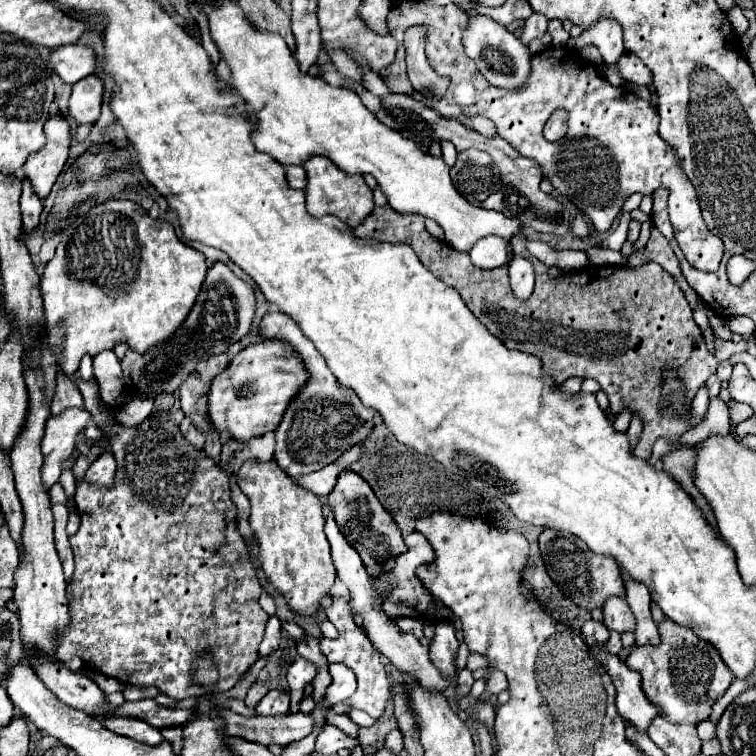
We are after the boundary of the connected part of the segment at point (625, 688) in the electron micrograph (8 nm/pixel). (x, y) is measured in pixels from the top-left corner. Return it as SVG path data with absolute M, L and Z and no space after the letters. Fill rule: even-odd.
M599 649L599 655L603 655L603 663L607 667L607 673L613 679L613 685L617 689L617 709L619 715L639 729L641 733L647 733L651 721L659 715L657 707L651 705L641 689L641 677L637 671L631 671L625 663L619 661L617 655L609 655L605 649Z

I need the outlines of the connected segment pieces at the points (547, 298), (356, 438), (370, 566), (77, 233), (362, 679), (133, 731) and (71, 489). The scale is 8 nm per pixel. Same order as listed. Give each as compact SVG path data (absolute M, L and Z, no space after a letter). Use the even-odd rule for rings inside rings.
M385 205L375 207L353 233L361 239L411 245L427 269L459 291L469 311L491 335L507 349L539 357L555 383L563 383L569 377L591 377L599 381L615 415L623 409L631 409L633 415L643 421L643 435L635 447L637 457L649 459L649 449L657 437L677 439L687 431L685 421L675 417L671 409L663 411L661 375L669 369L677 369L679 379L685 383L685 395L691 401L709 375L717 371L719 361L711 355L709 365L709 351L693 321L693 311L683 291L661 265L645 263L639 269L623 265L589 265L585 267L587 271L565 273L559 279L549 279L549 275L543 273L543 281L539 279L533 297L529 301L519 301L509 287L507 265L479 269L471 263L469 253L455 251L445 241L441 241L439 247L439 241L425 231L423 223L425 219L419 215L403 217Z
M267 313L261 321L261 331L265 339L283 339L299 355L303 357L309 381L303 387L303 391L291 401L287 407L281 425L277 427L277 449L275 449L275 461L287 471L291 477L301 477L313 471L323 469L325 465L333 463L343 451L349 447L363 443L373 427L373 409L367 409L359 397L355 397L353 389L341 387L335 375L329 371L327 363L311 345L311 341L301 333L301 329L283 313Z
M343 471L337 479L333 493L329 495L329 501L331 501L331 511L335 513L335 519L337 519L339 527L343 529L343 535L359 551L371 579L375 579L383 573L389 573L395 567L395 559L407 551L407 545L401 537L397 523L383 509L383 505L375 497L373 489L369 487L369 483L365 483L357 473Z
M113 199L113 201L105 201L105 203L91 207L83 215L77 215L71 221L71 225L61 233L61 241L57 245L55 257L47 263L43 279L41 279L41 295L43 295L43 307L45 307L45 319L47 319L47 343L53 351L59 351L59 357L61 357L59 367L63 369L63 373L73 375L79 369L79 361L85 353L95 357L97 353L101 353L105 349L113 349L117 343L127 343L133 351L145 353L151 345L157 345L159 341L165 341L167 337L171 337L171 333L175 333L175 329L179 329L179 325L183 323L183 317L187 317L187 311L191 311L191 305L195 303L195 297L201 291L201 283L205 281L205 273L207 273L207 263L205 263L203 253L183 245L179 241L179 237L175 235L175 229L169 221L151 219L147 215L147 211L133 201L115 201Z
M333 597L333 603L331 607L327 609L327 619L337 627L339 631L339 637L337 639L321 639L321 645L323 645L323 653L327 657L329 663L343 663L347 665L349 669L353 669L355 677L357 677L357 691L353 697L341 701L333 706L333 709L337 713L349 713L349 709L361 709L365 713L369 713L373 719L379 719L385 711L385 705L391 697L391 689L389 689L389 681L387 681L387 673L385 673L385 667L383 667L383 657L381 653L373 647L373 643L369 641L367 633L355 625L353 621L353 613L351 613L351 607L347 603L347 599L343 597Z
M107 717L107 719L101 719L103 727L105 729L111 729L113 733L117 735L123 735L123 737L129 737L129 739L135 739L135 741L143 741L147 745L157 745L163 741L161 733L157 729L153 729L151 725L147 725L145 721L139 721L135 717Z
M63 471L61 473L61 479L59 479L59 483L63 485L63 489L65 489L65 495L67 497L71 497L71 495L75 495L75 477L73 477L73 473L71 471Z

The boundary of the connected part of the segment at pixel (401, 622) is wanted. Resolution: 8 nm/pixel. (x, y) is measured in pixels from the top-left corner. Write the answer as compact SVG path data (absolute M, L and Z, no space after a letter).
M397 617L395 623L397 623L397 627L399 627L403 633L411 633L411 635L415 635L417 639L423 637L423 621L421 621L421 619L403 619L403 617Z

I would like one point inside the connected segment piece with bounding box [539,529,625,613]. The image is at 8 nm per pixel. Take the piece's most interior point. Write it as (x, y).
(588, 579)

